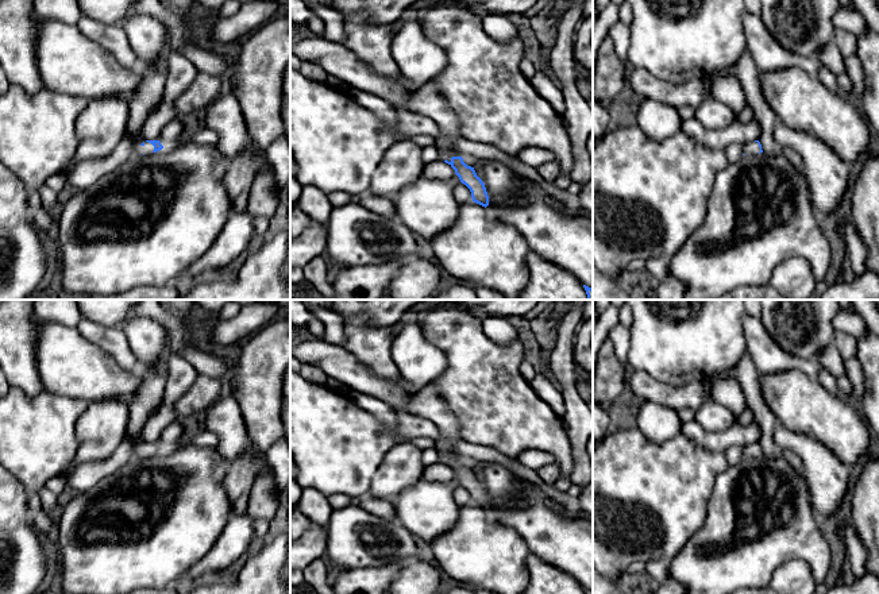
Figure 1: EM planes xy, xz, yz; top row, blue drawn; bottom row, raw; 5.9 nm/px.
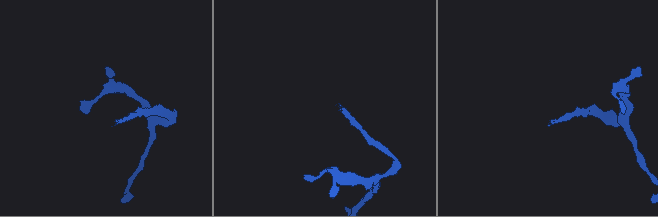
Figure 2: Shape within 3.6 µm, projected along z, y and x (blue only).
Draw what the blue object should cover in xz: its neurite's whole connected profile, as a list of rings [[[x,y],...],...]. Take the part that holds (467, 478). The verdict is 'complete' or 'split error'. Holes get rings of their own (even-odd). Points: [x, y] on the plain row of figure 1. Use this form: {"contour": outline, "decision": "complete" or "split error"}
{"contour": [[[439,451],[439,462],[444,463],[455,472],[455,477],[459,479],[460,485],[470,491],[471,501],[474,505],[485,510],[489,508],[489,498],[487,498],[485,486],[477,478],[474,470],[467,468],[463,464],[462,459],[452,459],[451,456],[440,451]]], "decision": "split error"}

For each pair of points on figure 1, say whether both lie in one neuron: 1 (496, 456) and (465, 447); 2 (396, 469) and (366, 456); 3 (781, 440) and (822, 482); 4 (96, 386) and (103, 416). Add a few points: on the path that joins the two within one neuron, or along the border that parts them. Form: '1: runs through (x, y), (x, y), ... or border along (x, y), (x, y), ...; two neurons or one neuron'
1: runs through (488, 455), (473, 451); one neuron
2: border along (396, 443), (377, 467), (367, 492); two neurons
3: runs through (794, 442), (822, 469); one neuron
4: border along (88, 401), (124, 401), (127, 404); two neurons

